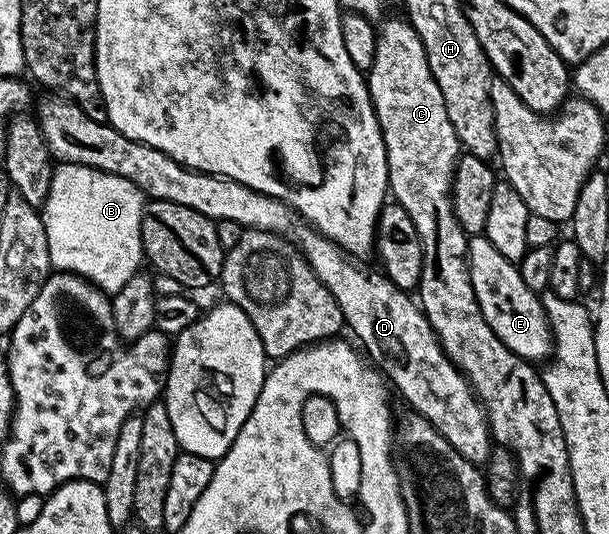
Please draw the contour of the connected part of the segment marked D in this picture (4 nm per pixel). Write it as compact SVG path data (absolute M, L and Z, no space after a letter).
M58 94L51 96L54 97L39 106L36 119L55 161L83 164L101 172L116 174L120 178L128 178L128 182L135 184L143 197L150 200L176 202L204 214L212 221L236 222L244 230L258 228L274 232L295 245L316 278L320 278L332 298L336 298L345 327L351 328L358 335L357 343L364 349L365 355L385 373L396 392L398 387L399 394L414 407L411 409L423 416L441 436L448 438L452 450L464 454L468 462L485 465L492 447L486 410L475 396L466 375L442 349L434 327L411 293L396 287L381 271L373 272L365 268L361 259L351 256L321 232L315 231L282 200L254 191L235 180L186 168L152 146L124 138L124 134L120 134L109 122L101 124L88 118L81 103L61 100Z

